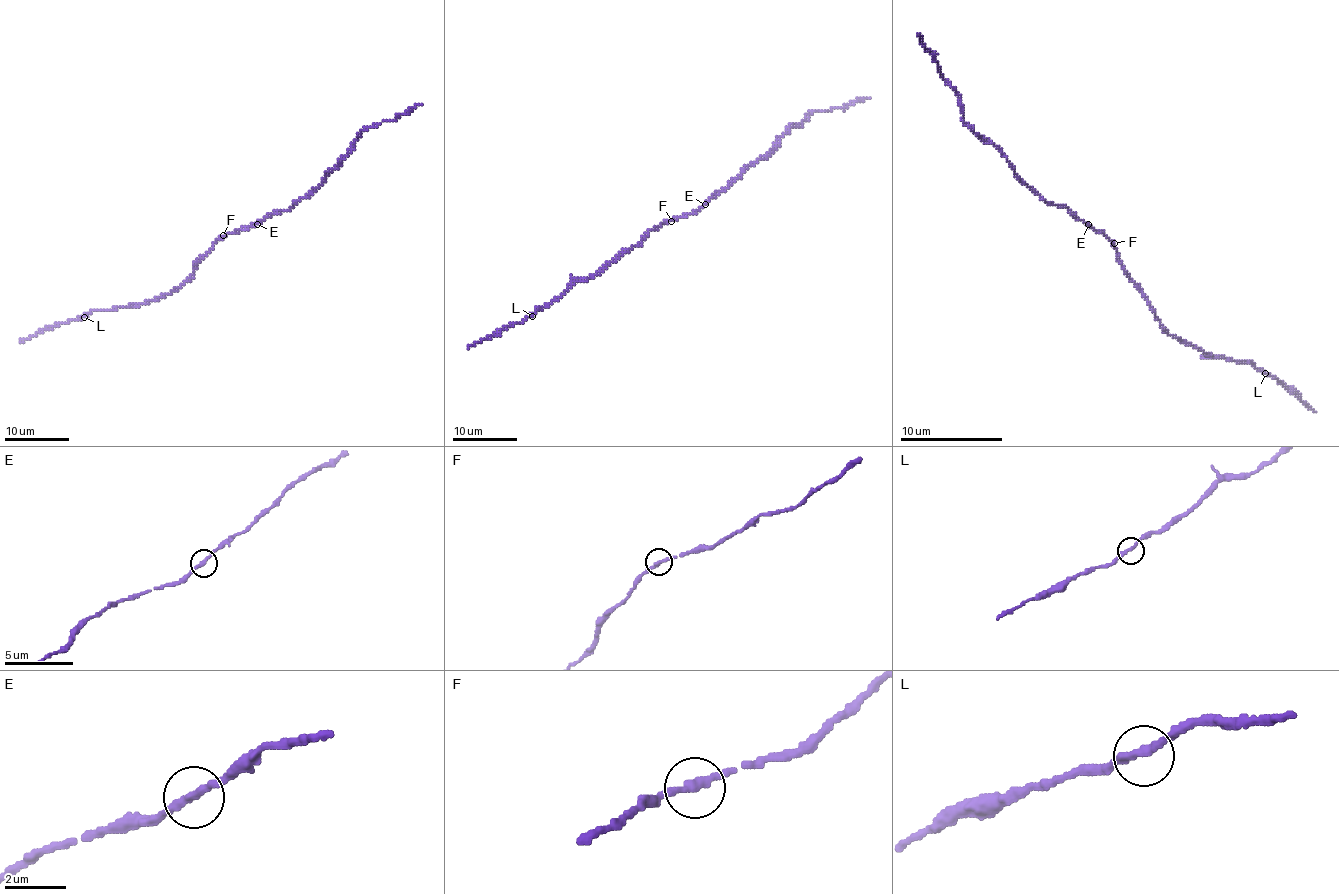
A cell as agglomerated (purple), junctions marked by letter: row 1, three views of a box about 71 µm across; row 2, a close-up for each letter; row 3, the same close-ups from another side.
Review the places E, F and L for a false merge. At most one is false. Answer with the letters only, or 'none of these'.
none of these

